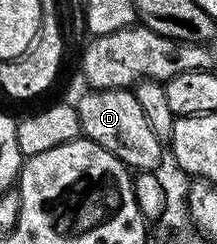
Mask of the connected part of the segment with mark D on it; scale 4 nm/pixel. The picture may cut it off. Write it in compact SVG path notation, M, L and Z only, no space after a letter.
M88 89L86 93L80 96L75 106L82 137L113 152L113 156L121 159L132 171L158 171L158 166L163 162L163 154L165 158L165 146L157 140L157 136L153 136L153 128L149 128L149 120L145 120L145 112L137 102L134 89Z

